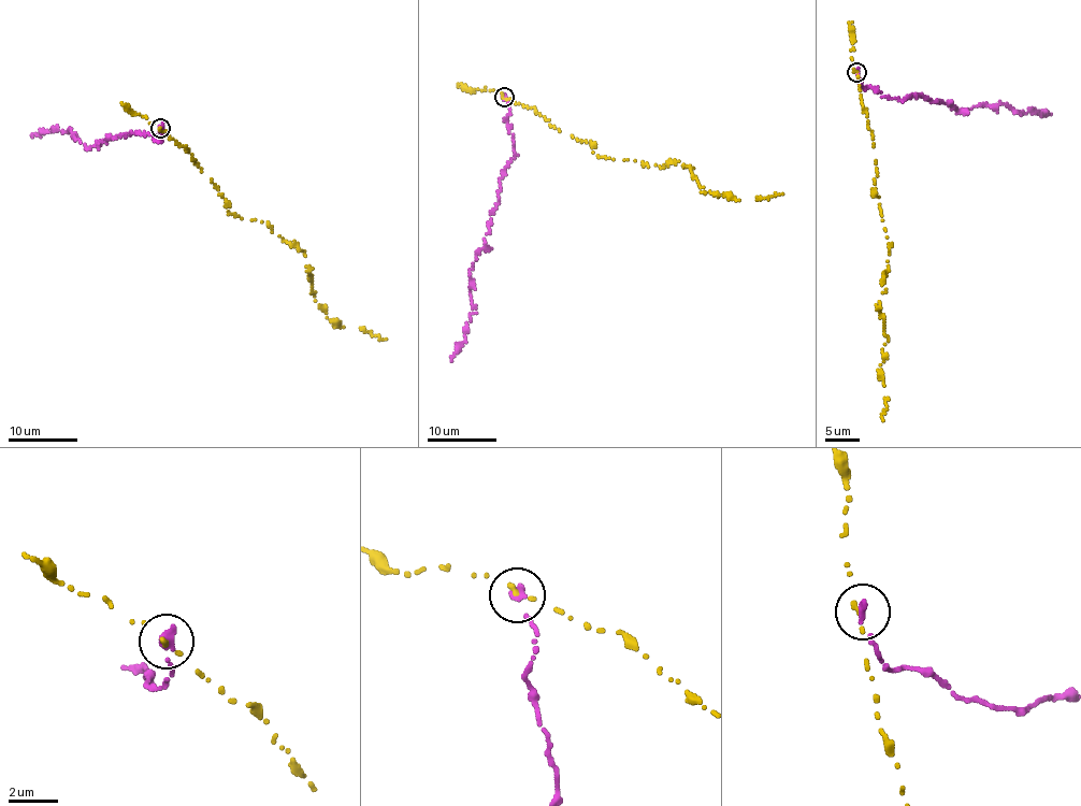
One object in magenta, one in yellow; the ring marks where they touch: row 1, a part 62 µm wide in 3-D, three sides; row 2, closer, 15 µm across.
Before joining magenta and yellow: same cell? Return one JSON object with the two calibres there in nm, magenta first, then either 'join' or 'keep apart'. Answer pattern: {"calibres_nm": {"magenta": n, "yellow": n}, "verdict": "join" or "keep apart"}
{"calibres_nm": {"magenta": 360, "yellow": 200}, "verdict": "keep apart"}

